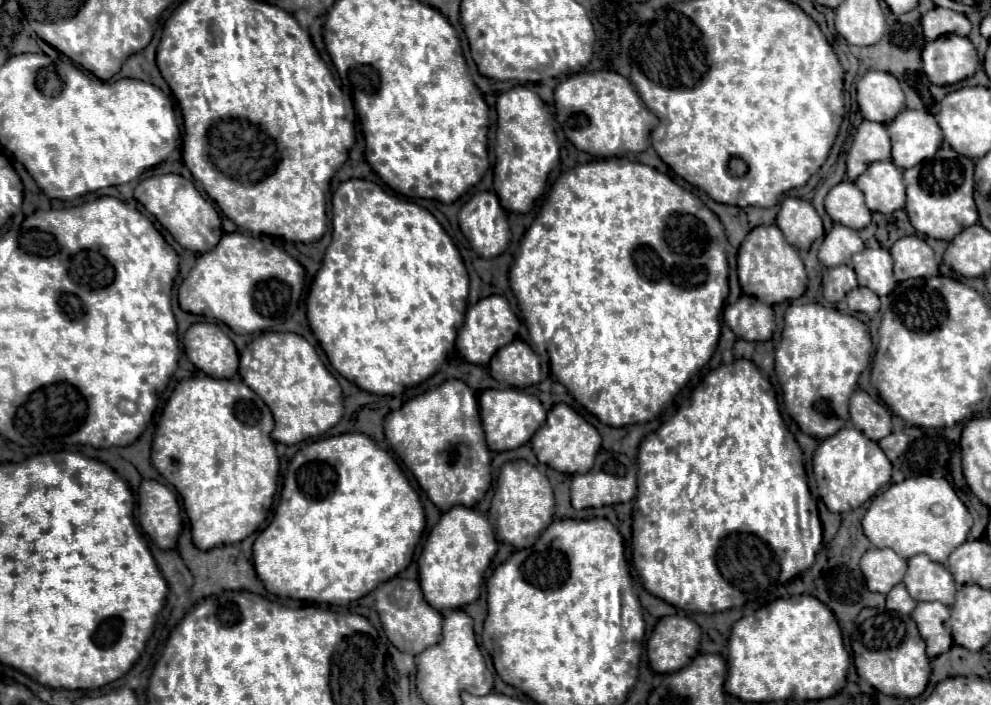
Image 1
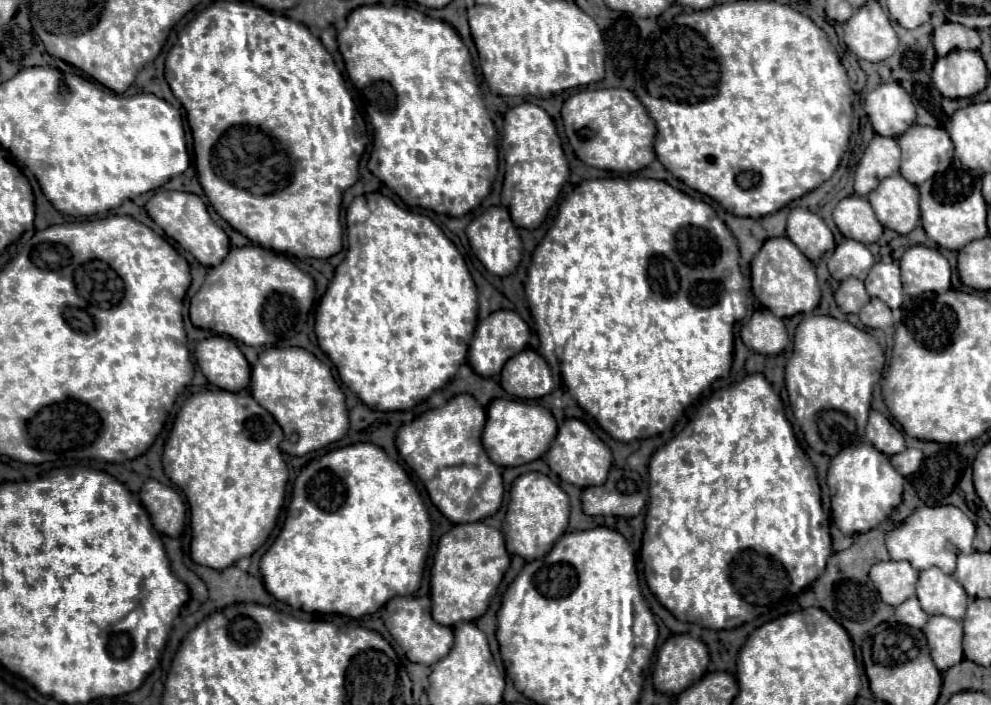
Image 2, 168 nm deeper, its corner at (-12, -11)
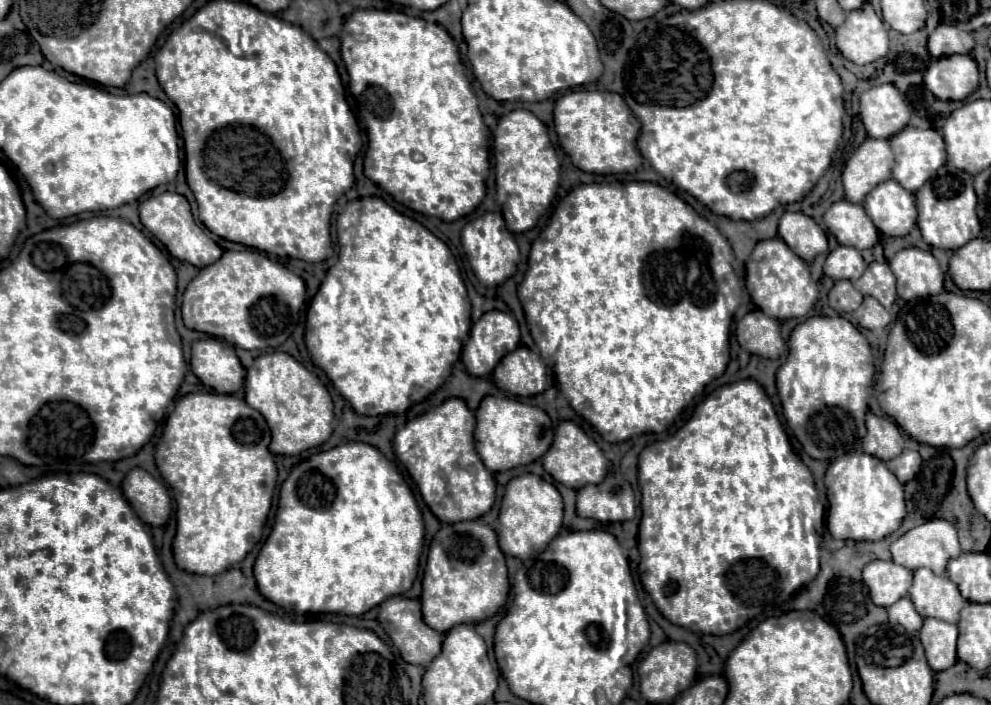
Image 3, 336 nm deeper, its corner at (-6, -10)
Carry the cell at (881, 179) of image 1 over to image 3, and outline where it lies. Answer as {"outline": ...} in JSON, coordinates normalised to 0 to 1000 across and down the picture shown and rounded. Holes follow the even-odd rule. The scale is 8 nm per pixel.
{"outline":[[[902,255],[886,261],[874,278],[872,298],[882,321],[894,335],[914,335],[924,318],[922,275]]]}

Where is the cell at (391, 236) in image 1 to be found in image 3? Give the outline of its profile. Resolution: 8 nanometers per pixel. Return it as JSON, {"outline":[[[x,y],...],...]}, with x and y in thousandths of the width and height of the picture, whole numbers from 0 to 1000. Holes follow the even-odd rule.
{"outline":[[[361,281],[353,285],[349,296],[342,304],[340,311],[340,336],[342,346],[341,372],[331,383],[329,394],[325,397],[319,420],[313,428],[311,448],[309,448],[309,494],[315,505],[315,511],[327,525],[327,530],[333,536],[337,550],[345,559],[353,576],[365,587],[365,590],[387,590],[387,587],[410,586],[418,570],[428,567],[434,556],[438,556],[448,536],[452,536],[456,516],[464,508],[464,496],[468,482],[472,479],[476,454],[474,454],[474,426],[470,417],[470,406],[466,400],[460,366],[456,363],[454,352],[442,340],[438,332],[434,332],[424,315],[400,301],[394,289],[390,289],[385,281]]]}

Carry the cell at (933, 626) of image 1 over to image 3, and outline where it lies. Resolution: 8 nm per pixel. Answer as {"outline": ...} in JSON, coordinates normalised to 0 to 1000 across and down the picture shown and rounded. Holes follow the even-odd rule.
{"outline":[[[940,875],[931,879],[928,911],[934,922],[934,936],[942,953],[957,950],[965,942],[965,885],[957,885]]]}

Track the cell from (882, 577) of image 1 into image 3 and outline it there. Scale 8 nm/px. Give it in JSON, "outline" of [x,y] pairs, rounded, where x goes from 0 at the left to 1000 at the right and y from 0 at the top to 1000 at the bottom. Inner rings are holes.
{"outline":[[[880,794],[870,809],[870,823],[884,860],[898,860],[912,848],[920,831],[920,811],[894,794]]]}

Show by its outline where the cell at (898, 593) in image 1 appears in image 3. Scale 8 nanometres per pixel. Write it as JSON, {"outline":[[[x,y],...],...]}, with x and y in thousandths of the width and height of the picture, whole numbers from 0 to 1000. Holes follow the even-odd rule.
{"outline":[[[916,845],[908,848],[906,854],[902,854],[896,862],[896,877],[898,877],[898,885],[908,885],[918,896],[926,896],[930,891],[930,882],[932,882],[930,874],[922,865],[922,857],[918,854]]]}

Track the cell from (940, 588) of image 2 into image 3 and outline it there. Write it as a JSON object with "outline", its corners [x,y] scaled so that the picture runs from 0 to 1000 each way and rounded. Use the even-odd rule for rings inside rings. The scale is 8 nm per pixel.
{"outline":[[[936,806],[922,811],[922,828],[916,845],[930,877],[940,874],[959,885],[967,882],[967,871],[975,857],[967,831],[957,817],[945,817]]]}

